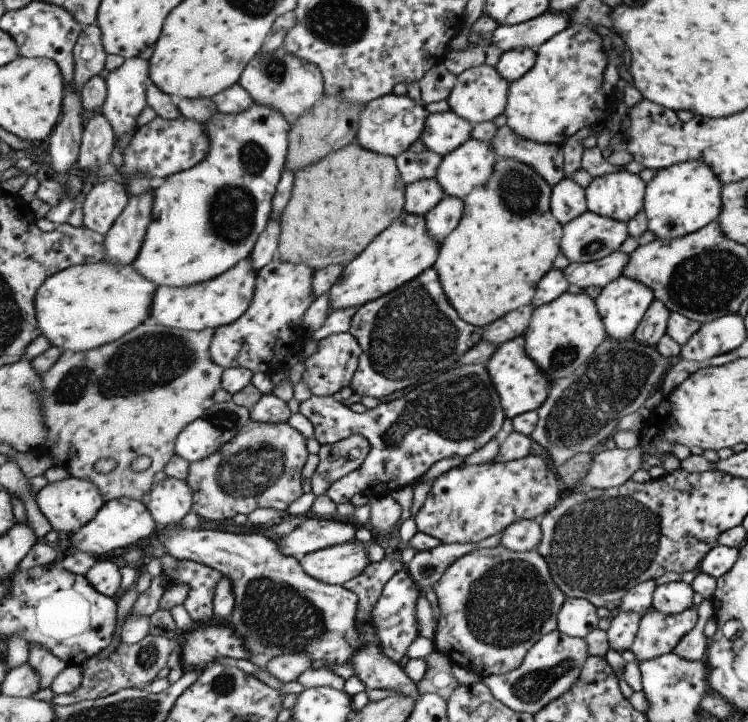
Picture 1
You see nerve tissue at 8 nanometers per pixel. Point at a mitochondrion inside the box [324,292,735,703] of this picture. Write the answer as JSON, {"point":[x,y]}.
{"point":[599,548]}

